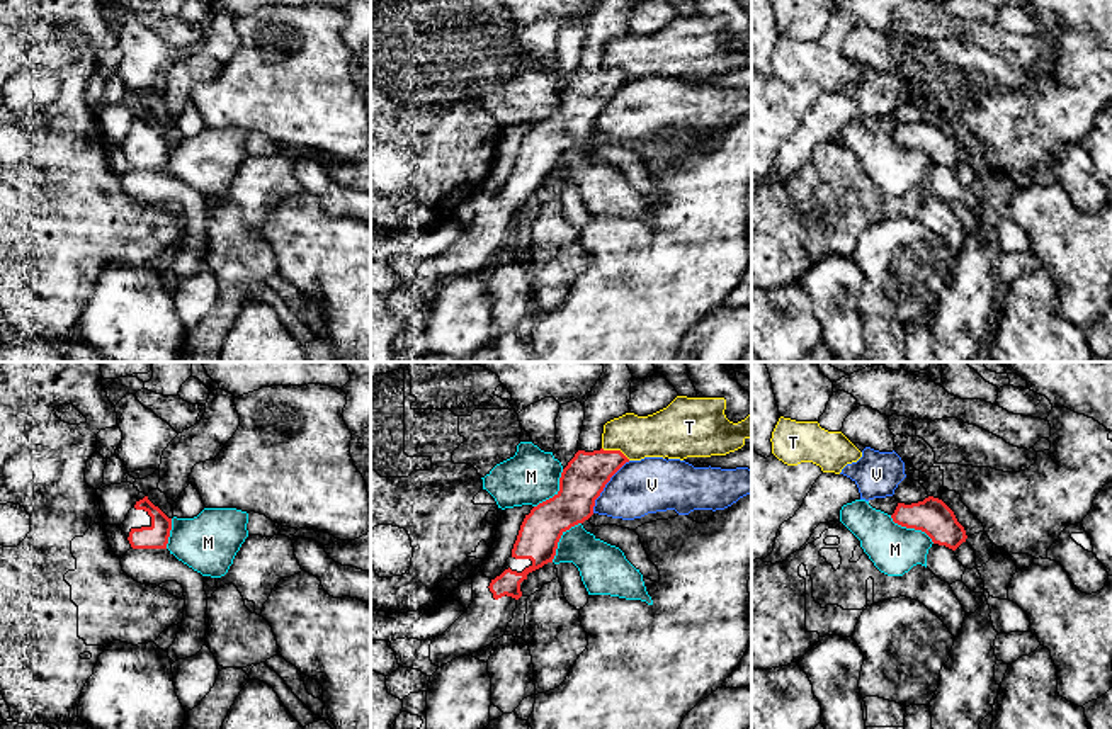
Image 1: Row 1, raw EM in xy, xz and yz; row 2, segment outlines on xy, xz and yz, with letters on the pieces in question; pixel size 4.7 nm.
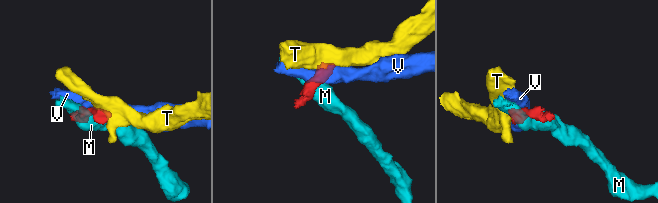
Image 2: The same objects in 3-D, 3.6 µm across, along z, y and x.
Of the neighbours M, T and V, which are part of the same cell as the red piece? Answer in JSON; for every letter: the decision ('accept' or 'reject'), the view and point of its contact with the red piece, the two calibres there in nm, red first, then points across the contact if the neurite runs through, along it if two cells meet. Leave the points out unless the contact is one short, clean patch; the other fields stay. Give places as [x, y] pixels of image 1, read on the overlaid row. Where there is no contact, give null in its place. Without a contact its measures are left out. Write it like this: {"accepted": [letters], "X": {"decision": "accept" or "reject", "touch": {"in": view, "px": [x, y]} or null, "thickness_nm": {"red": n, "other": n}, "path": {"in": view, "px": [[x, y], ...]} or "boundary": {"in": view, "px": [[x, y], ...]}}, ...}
{"accepted": [], "M": {"decision": "reject", "touch": {"in": "yz", "px": [912, 527]}, "thickness_nm": {"red": 170, "other": 240}}, "T": {"decision": "reject", "touch": {"in": "xz", "px": [616, 451]}, "thickness_nm": {"red": 200, "other": 220}, "boundary": {"in": "xz", "px": [[602, 447], [621, 451], [629, 459]]}}, "V": {"decision": "reject", "touch": {"in": "xz", "px": [604, 486]}, "thickness_nm": {"red": 200, "other": 260}, "boundary": {"in": "xz", "px": [[629, 461], [606, 485], [592, 512]]}}}

